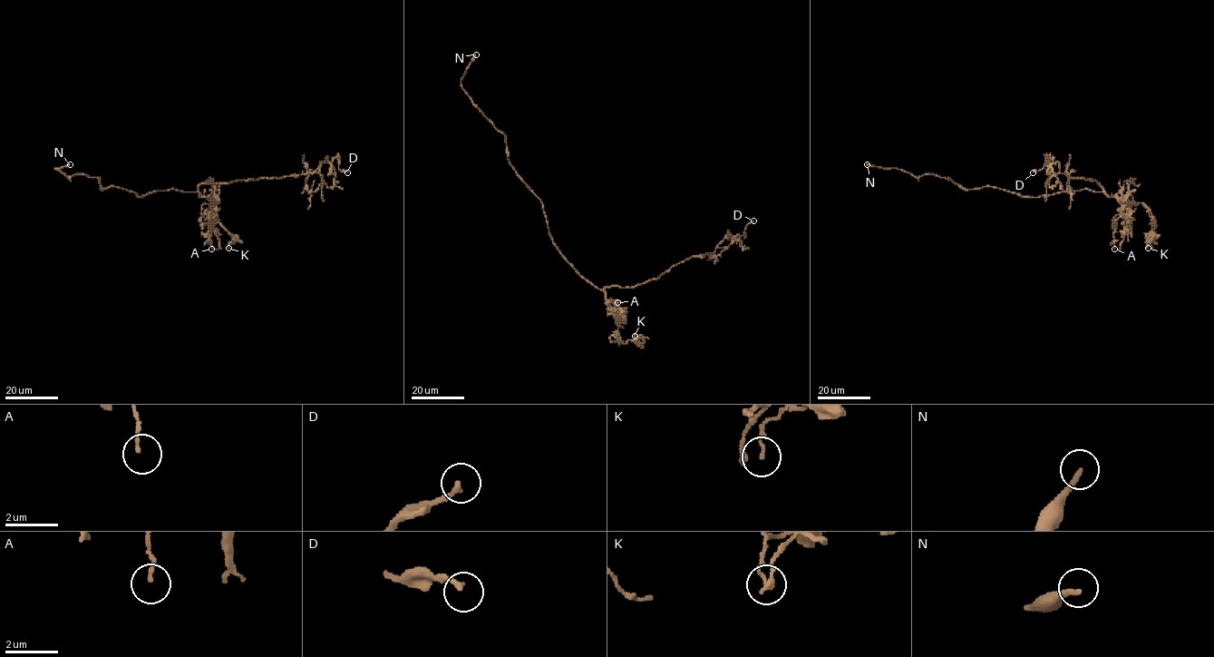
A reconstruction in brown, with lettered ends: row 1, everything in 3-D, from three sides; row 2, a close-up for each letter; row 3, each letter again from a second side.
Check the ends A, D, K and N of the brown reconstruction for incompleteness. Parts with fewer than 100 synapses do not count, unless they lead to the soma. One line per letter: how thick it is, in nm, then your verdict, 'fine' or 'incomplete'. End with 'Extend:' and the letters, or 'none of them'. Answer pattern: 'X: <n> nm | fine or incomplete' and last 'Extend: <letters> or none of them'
A: 130 nm | fine
D: 220 nm | fine
K: 130 nm | fine
N: 180 nm | incomplete
Extend: N

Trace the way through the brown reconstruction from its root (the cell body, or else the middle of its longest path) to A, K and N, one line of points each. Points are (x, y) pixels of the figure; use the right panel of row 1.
A: (1069, 191), (1088, 189), (1117, 198), (1122, 210), (1121, 215), (1114, 223), (1114, 249)
K: (1069, 191), (1088, 189), (1122, 201), (1142, 203), (1155, 221), (1152, 230), (1156, 238), (1148, 248)
N: (1069, 191), (1023, 197), (991, 186), (963, 189), (945, 177), (916, 177), (897, 168), (867, 164)

